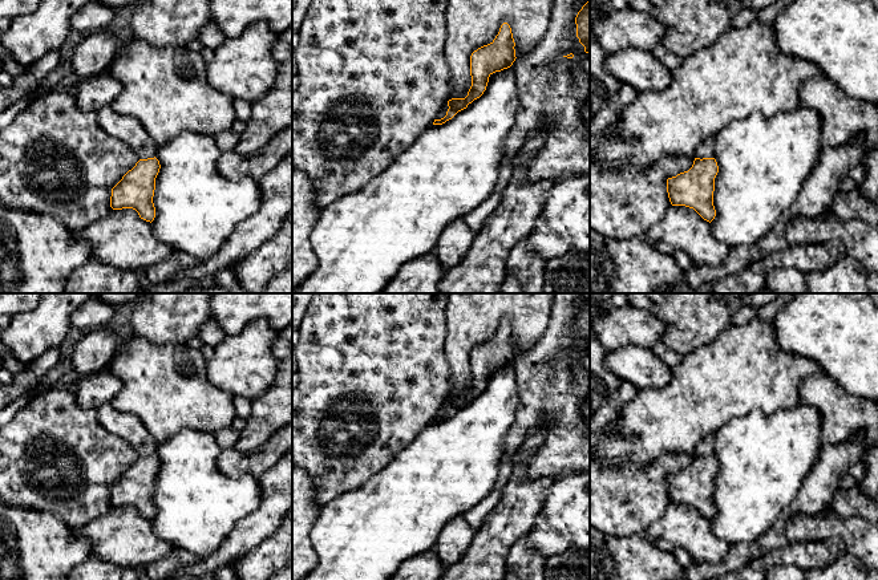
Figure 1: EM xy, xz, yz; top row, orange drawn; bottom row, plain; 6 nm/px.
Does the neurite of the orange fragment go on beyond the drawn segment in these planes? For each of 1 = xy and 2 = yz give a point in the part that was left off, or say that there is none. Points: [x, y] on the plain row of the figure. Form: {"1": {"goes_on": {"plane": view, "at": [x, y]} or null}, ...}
{"1": {"goes_on": null}, "2": {"goes_on": null}}

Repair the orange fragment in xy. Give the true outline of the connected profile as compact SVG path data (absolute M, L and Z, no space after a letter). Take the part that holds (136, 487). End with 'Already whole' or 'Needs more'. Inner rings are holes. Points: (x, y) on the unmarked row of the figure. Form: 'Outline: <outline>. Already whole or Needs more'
Outline: M155 454L139 457L112 486L110 504L133 506L141 516L151 520L155 515L153 494L159 466L159 458Z. Already whole

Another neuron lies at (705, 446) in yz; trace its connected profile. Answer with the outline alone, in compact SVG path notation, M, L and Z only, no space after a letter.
M717 433L709 434L704 439L701 439L696 446L695 455L713 455L716 434Z

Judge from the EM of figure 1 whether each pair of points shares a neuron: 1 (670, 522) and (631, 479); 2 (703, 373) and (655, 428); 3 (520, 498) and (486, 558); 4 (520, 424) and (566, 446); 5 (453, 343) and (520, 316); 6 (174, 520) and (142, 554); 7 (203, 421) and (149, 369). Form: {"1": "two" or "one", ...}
{"1": "two", "2": "one", "3": "one", "4": "one", "5": "one", "6": "two", "7": "one"}

